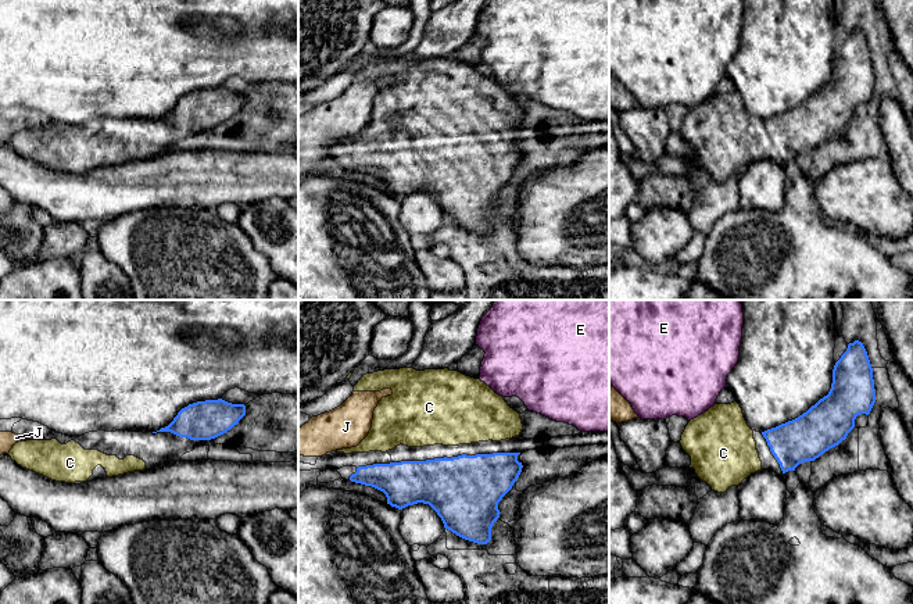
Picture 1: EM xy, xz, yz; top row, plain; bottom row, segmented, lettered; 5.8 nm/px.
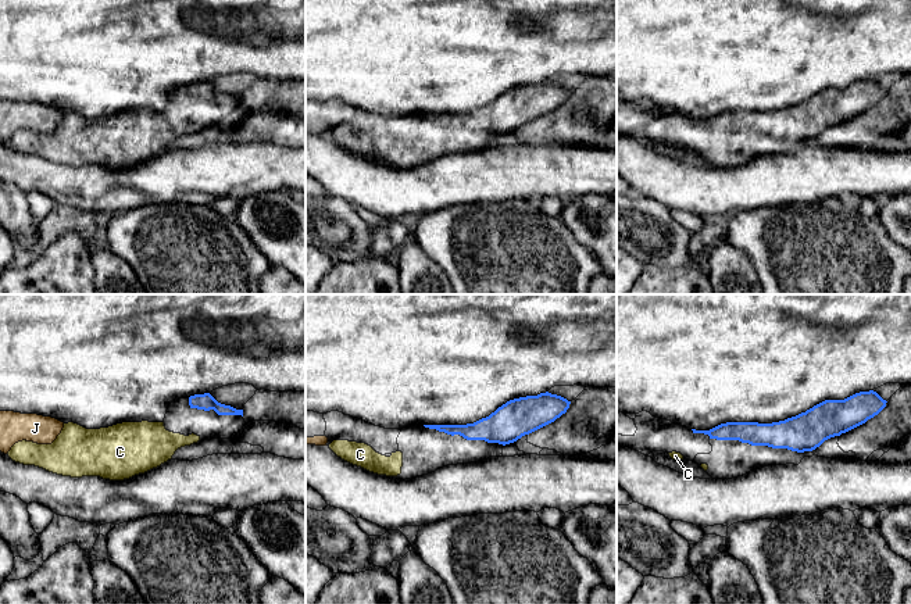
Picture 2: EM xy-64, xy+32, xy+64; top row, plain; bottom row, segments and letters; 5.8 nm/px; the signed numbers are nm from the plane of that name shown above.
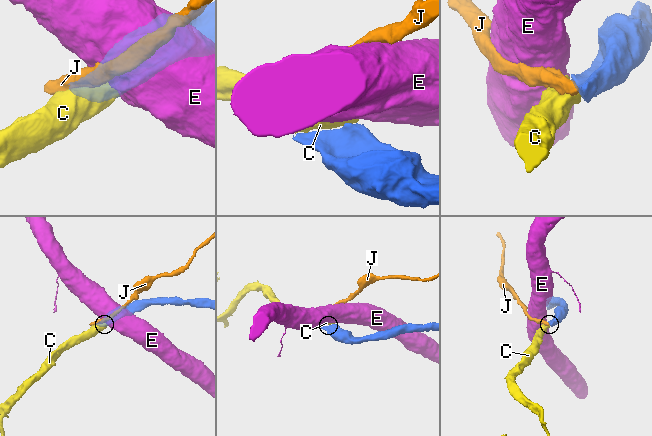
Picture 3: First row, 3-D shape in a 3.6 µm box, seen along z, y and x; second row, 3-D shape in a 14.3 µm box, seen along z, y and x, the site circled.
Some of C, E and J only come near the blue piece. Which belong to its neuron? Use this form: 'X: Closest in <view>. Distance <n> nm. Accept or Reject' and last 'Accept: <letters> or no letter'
C: Closest in yz. Distance 60 nm. Accept
E: Closest in xz. Distance 260 nm. Reject
J: Closest in xz. Distance 120 nm. Reject
Accept: C

